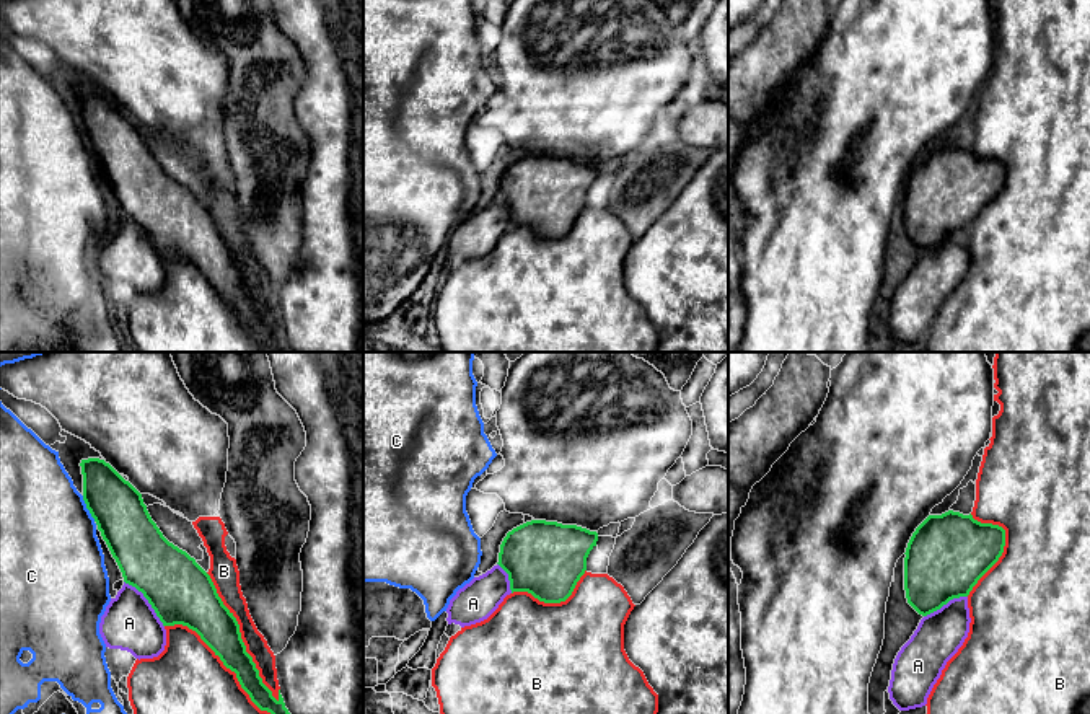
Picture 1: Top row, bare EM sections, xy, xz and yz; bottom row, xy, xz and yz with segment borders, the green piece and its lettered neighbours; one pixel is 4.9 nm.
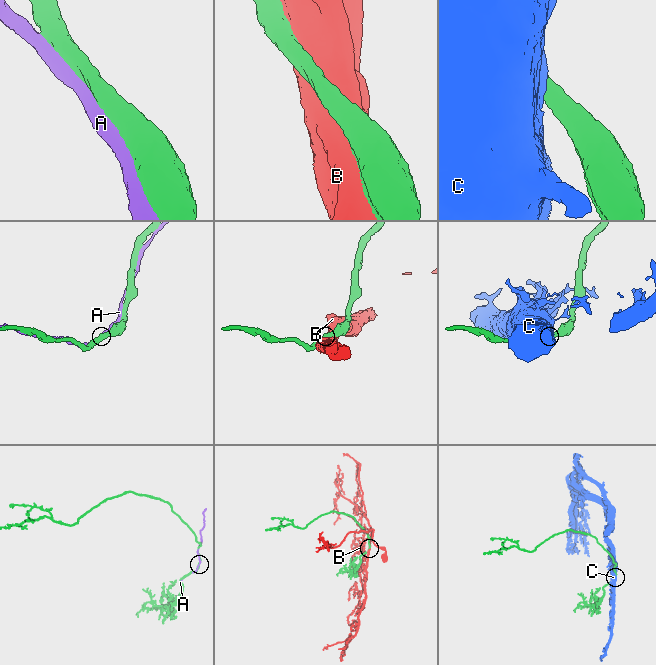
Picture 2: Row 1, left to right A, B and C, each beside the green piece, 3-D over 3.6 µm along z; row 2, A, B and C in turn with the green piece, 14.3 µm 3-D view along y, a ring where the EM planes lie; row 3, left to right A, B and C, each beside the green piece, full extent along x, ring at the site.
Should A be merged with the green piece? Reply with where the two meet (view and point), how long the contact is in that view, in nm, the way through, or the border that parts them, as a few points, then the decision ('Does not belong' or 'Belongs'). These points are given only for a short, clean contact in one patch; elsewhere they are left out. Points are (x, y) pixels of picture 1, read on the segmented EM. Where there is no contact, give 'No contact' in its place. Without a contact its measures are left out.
Touches green at xy (149, 602). Shared border 300 nm. Belongs

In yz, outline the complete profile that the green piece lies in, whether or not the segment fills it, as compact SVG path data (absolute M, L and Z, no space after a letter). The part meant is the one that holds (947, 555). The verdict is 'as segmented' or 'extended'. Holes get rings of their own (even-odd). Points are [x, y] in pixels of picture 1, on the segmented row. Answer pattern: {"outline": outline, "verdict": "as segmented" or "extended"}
{"outline": "M948 510L929 515L912 533L904 558L908 603L927 616L953 598L968 597L999 561L1005 530Z", "verdict": "as segmented"}

